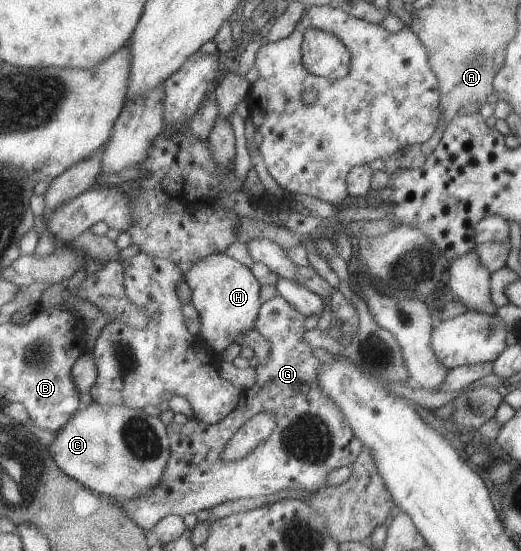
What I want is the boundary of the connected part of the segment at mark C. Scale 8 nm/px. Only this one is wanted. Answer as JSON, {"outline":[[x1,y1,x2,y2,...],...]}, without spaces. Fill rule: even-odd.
{"outline":[[96,401,79,410,67,425,56,433,55,441,48,448,49,454,66,474,98,494,121,501,131,501,151,493,162,482,162,475,171,457,171,440,167,425,159,417,149,415,145,409,103,405]]}

